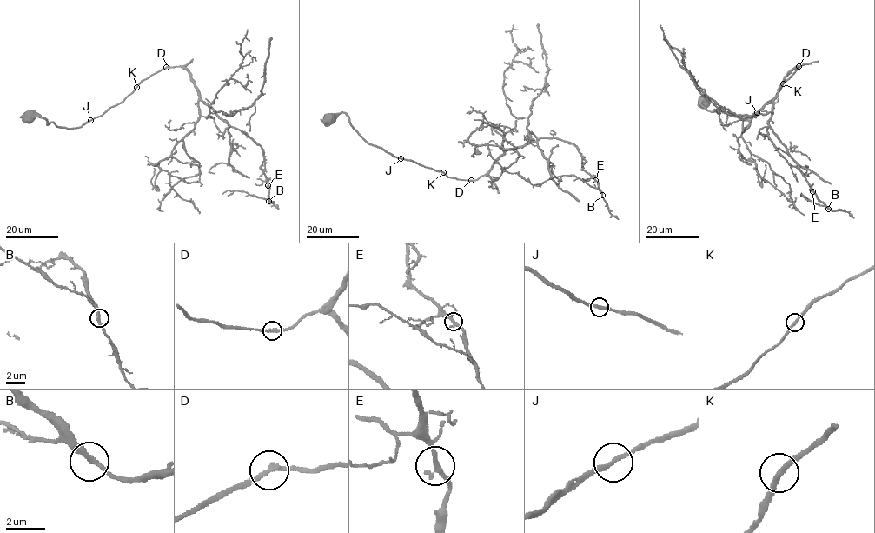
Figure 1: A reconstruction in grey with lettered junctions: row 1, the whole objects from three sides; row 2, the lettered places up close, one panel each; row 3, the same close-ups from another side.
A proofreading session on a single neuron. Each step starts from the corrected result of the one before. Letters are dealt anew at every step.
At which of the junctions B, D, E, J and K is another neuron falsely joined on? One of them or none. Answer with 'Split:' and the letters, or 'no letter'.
Split: no letter

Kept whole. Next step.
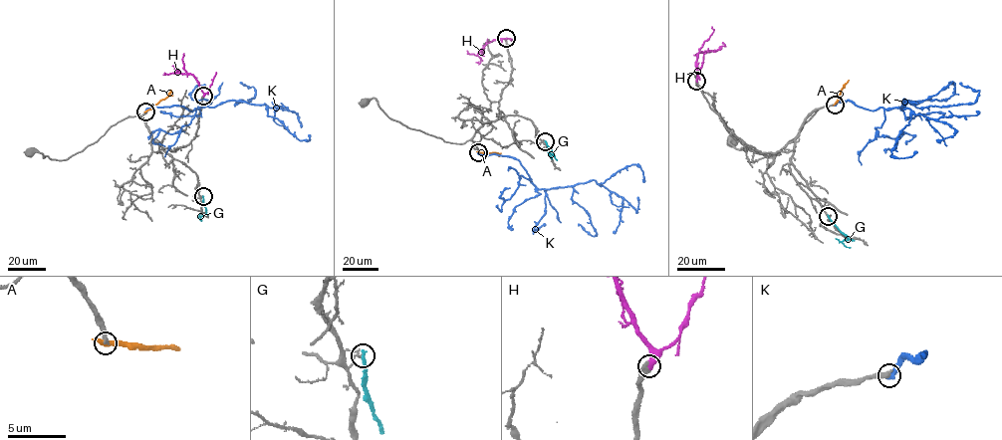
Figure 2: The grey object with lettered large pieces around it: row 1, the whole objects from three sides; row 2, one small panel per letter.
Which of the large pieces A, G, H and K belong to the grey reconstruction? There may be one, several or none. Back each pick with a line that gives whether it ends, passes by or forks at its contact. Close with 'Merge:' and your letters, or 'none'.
H: it ends
Merge: H

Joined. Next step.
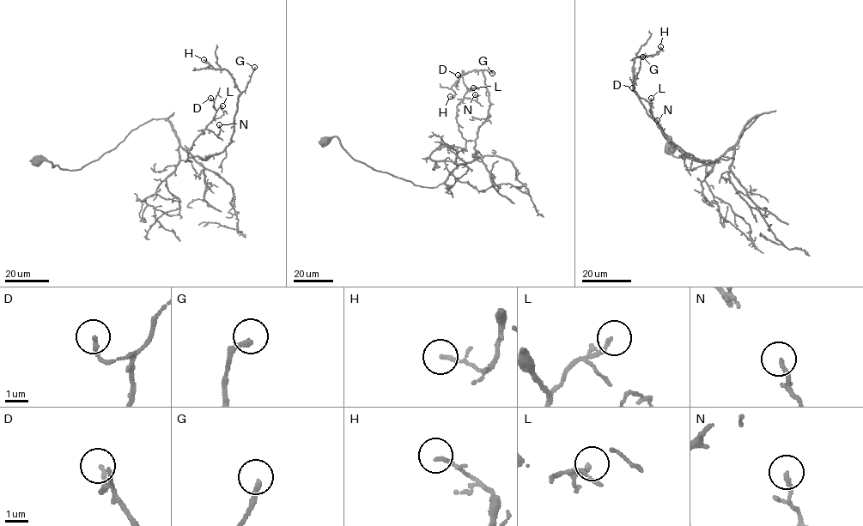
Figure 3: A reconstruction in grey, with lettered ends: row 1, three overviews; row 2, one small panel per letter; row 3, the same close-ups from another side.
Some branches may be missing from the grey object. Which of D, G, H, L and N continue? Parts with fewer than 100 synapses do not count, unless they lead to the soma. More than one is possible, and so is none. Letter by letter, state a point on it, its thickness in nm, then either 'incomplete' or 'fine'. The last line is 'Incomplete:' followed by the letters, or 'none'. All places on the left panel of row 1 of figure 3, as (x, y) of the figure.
D: place (210, 98); calibre 150 nm; fine
G: place (254, 67); calibre 220 nm; fine
H: place (203, 59); calibre 90 nm; fine
L: place (222, 105); calibre 180 nm; fine
N: place (219, 124); calibre 160 nm; fine
Incomplete: none

